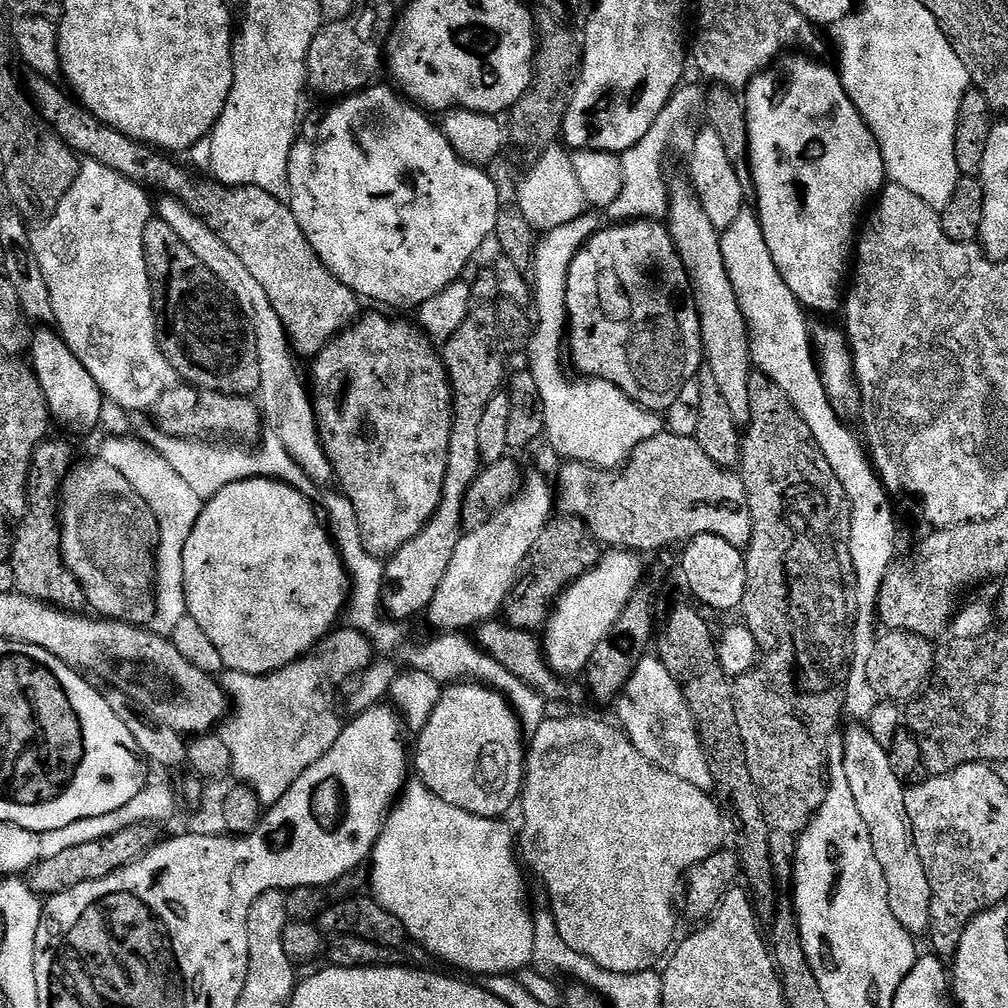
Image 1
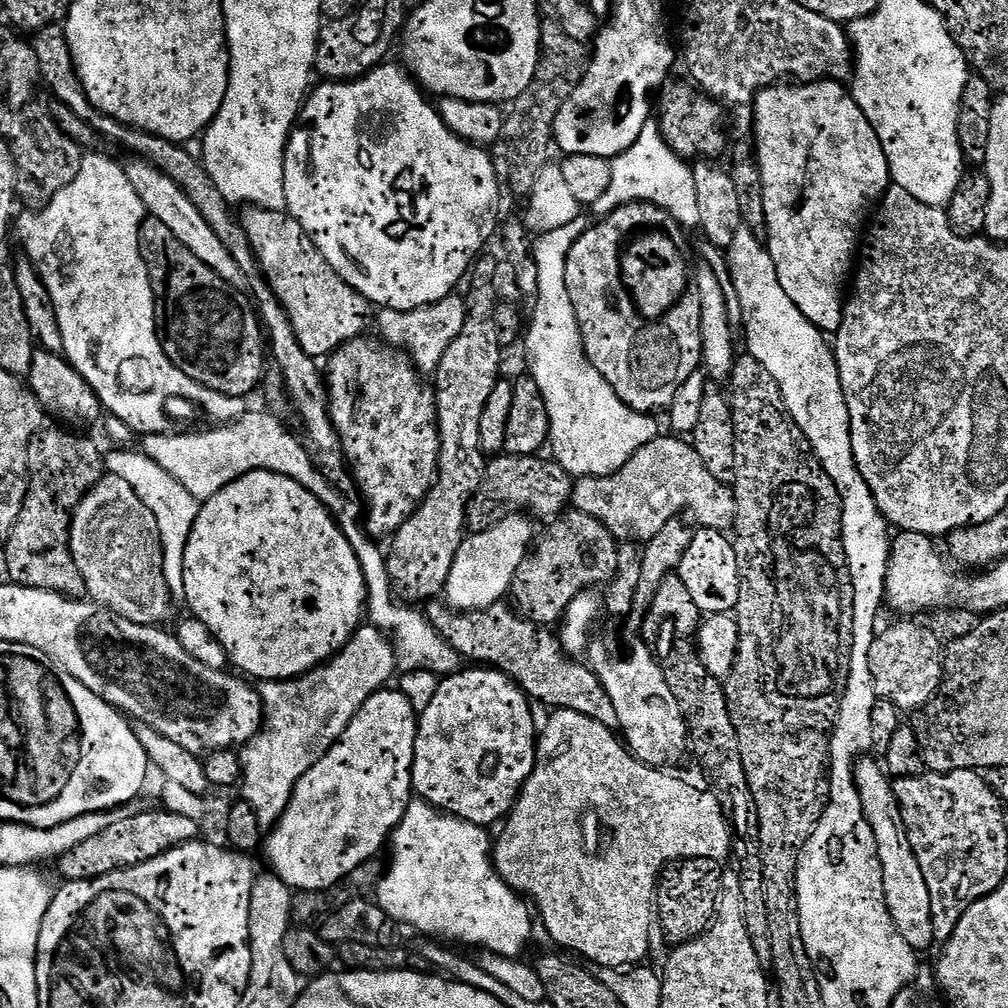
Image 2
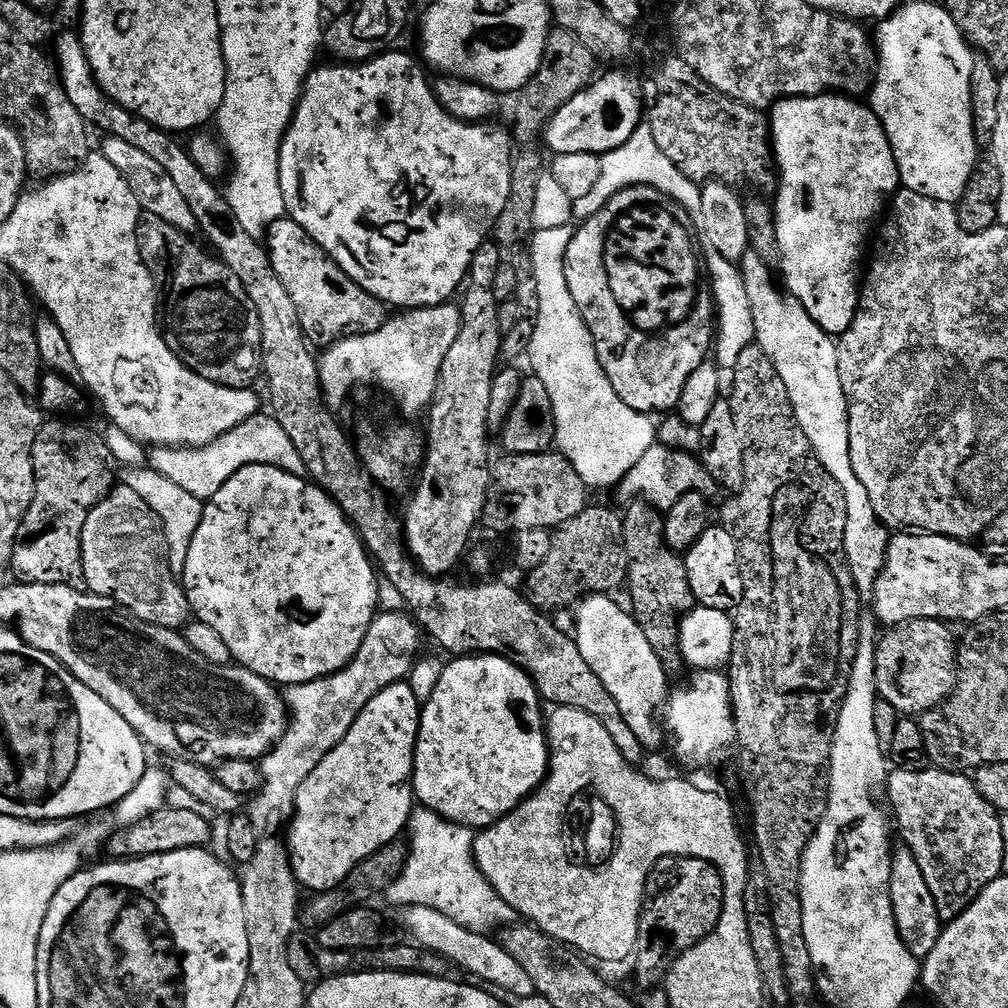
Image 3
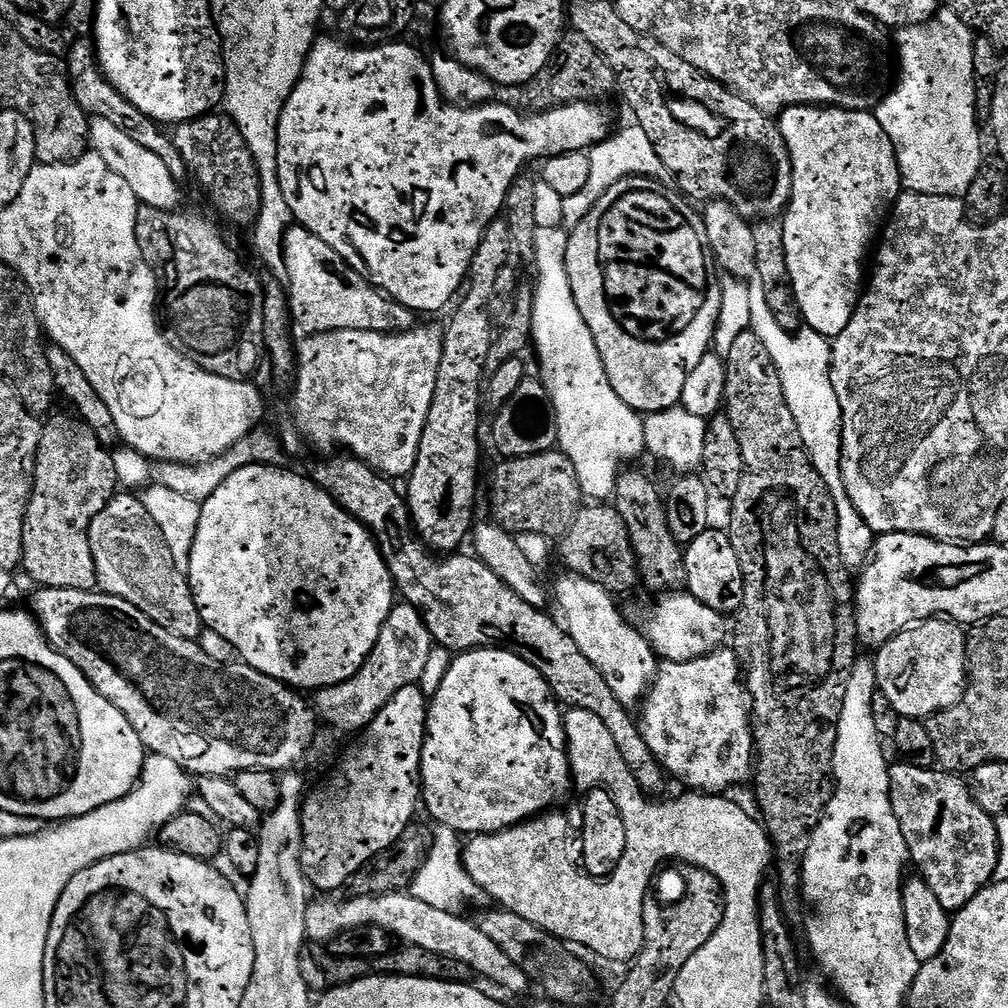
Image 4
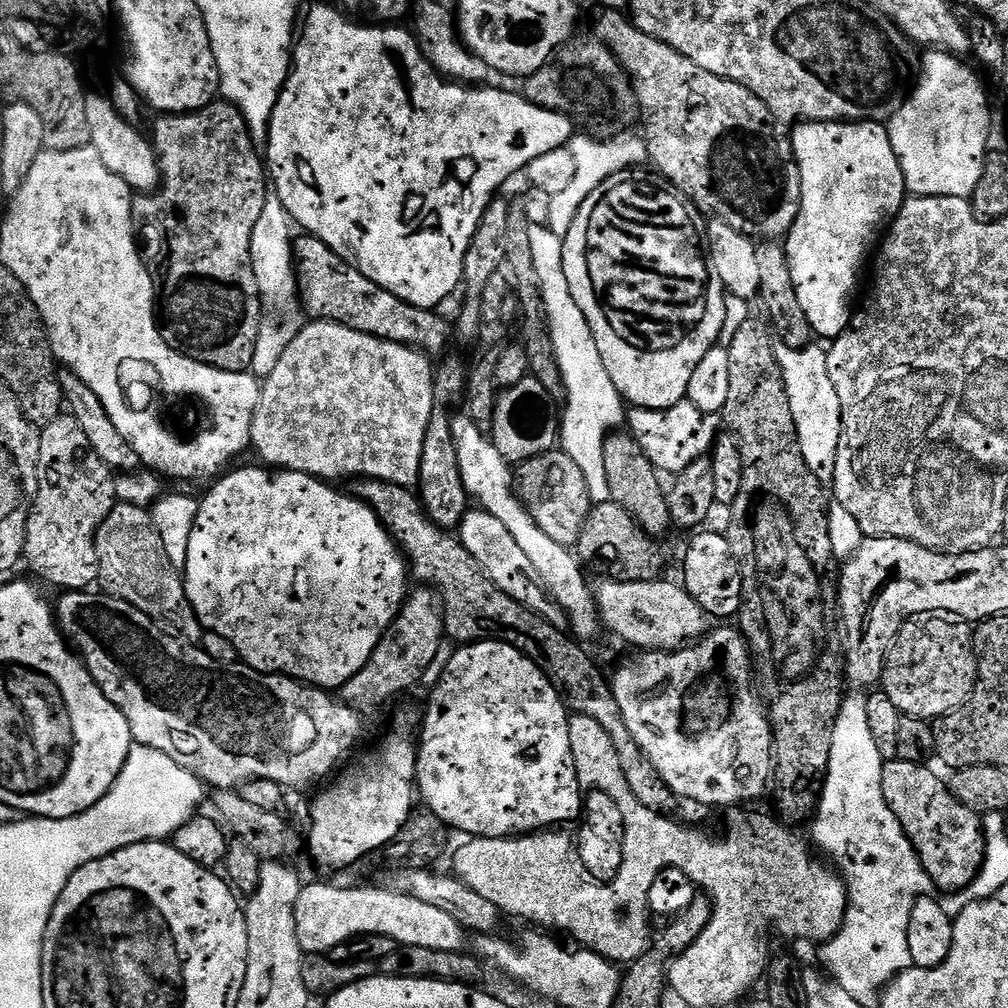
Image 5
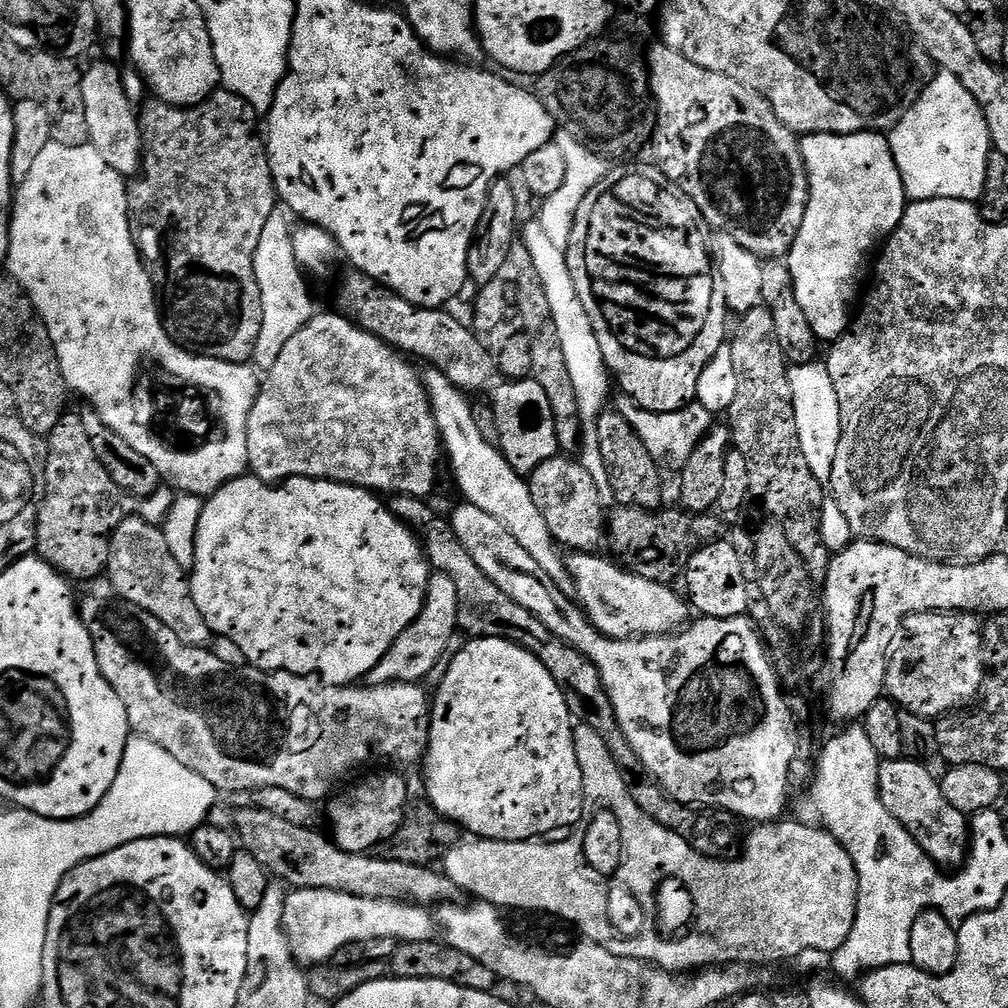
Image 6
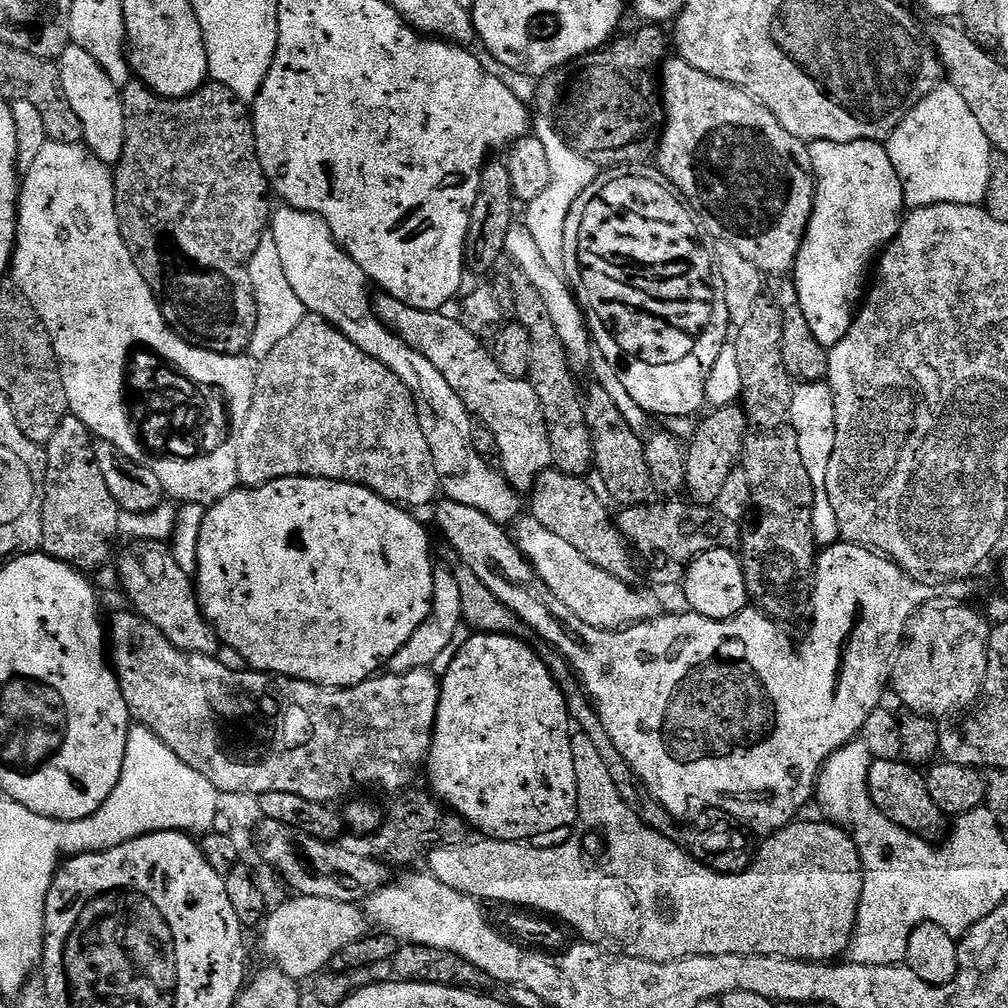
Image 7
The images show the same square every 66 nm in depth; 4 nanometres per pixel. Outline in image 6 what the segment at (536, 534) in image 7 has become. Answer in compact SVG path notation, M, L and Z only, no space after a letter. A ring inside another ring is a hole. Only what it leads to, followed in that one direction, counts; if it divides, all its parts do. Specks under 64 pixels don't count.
M578 552L569 555L566 560L575 599L589 622L603 636L610 640L667 636L673 630L679 630L689 623L689 605L681 593L680 597L675 592L675 587L655 584L653 580L637 576L619 563L608 560L603 560L600 554L591 552Z

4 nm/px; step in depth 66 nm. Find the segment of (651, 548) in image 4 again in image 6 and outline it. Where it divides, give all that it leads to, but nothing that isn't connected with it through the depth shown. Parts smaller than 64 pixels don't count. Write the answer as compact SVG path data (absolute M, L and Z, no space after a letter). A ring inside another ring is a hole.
M605 410L596 419L596 437L602 462L606 466L608 481L616 495L615 503L634 508L659 509L660 499L664 496L664 488L660 485L661 465L651 456L649 450L646 450L633 426L630 426L619 412Z

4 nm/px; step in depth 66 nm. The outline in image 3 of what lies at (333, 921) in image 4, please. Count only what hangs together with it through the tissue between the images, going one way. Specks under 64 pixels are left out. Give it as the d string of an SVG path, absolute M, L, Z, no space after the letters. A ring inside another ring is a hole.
M409 905L403 909L403 912L404 922L414 936L412 937L413 941L419 947L430 949L432 952L436 952L440 956L445 957L449 963L452 963L457 969L462 968L464 971L476 976L477 978L474 978L477 981L482 980L480 981L481 983L500 986L500 988L510 992L510 994L521 996L522 998L536 995L536 987L529 975L527 975L526 970L523 970L522 966L520 966L519 963L510 956L508 951L499 944L499 941L496 941L487 933L466 930L465 927L458 925L458 922L454 922L452 918L446 918L444 914L439 913L438 910L431 910L430 907L414 907Z

